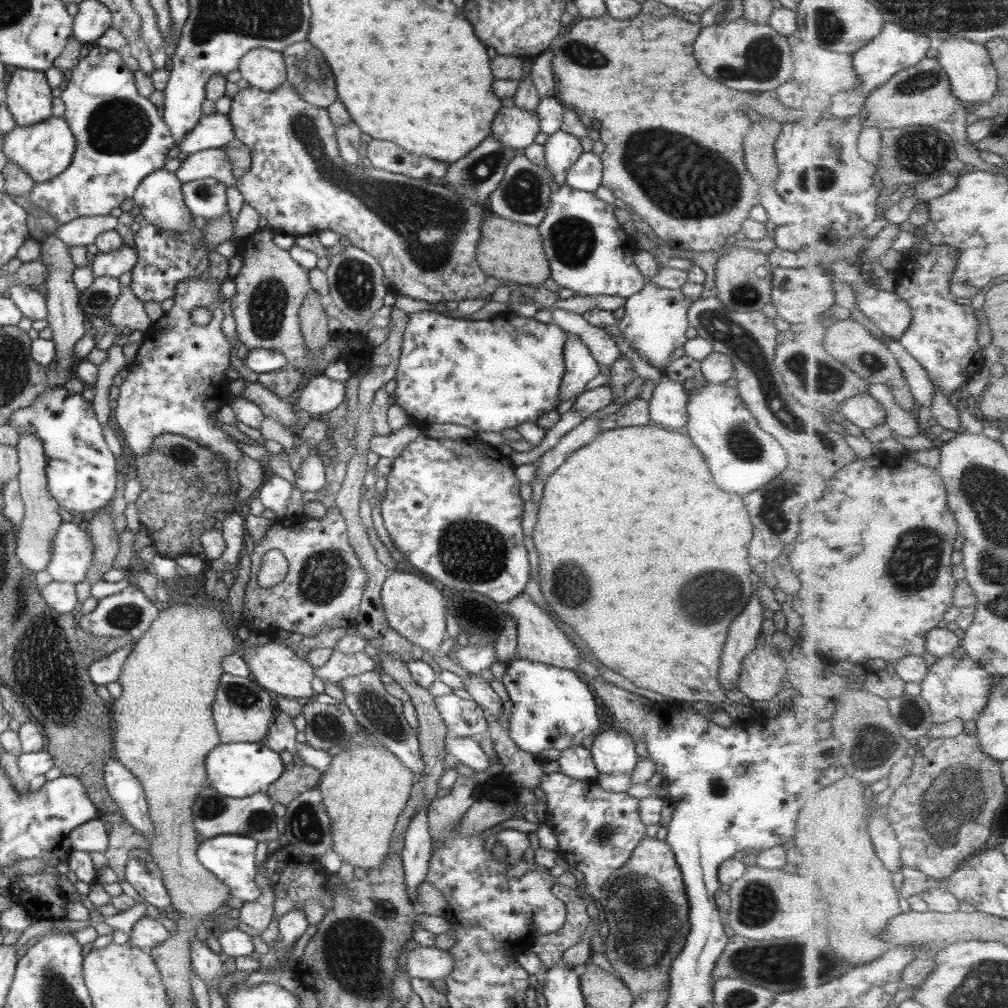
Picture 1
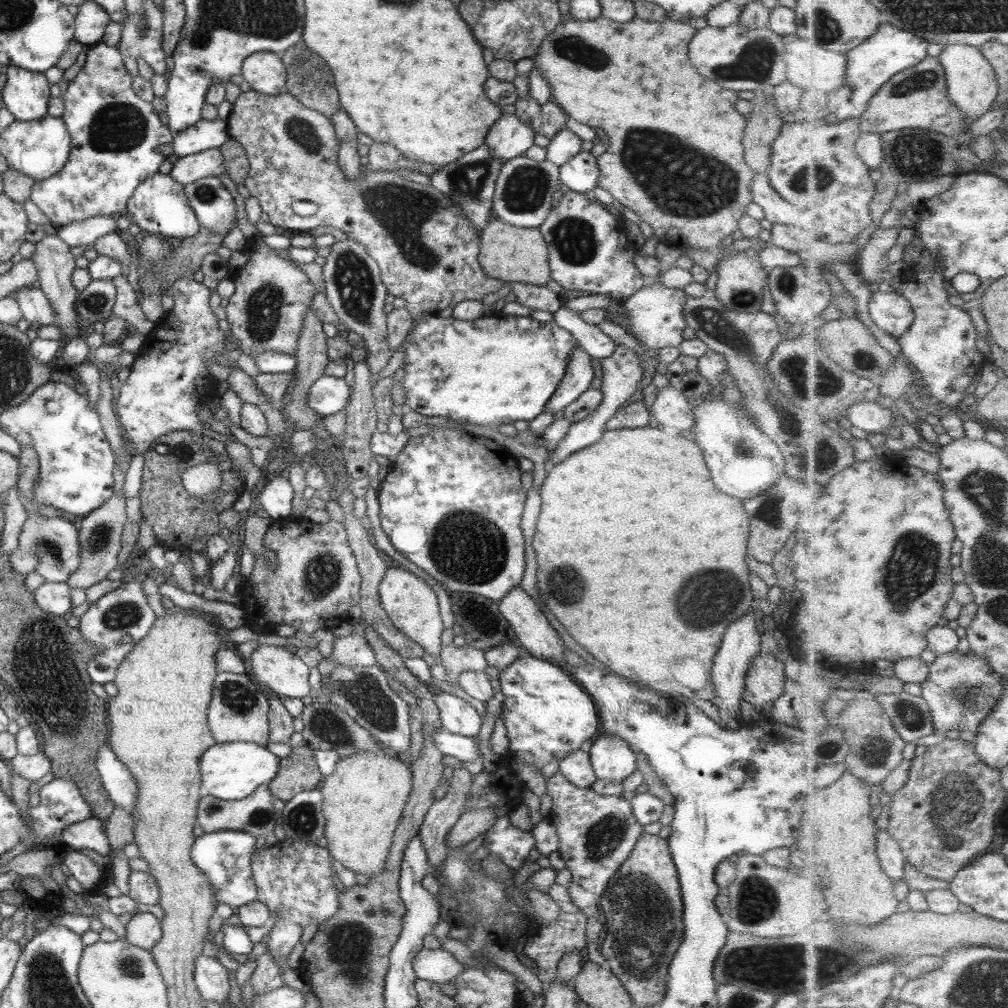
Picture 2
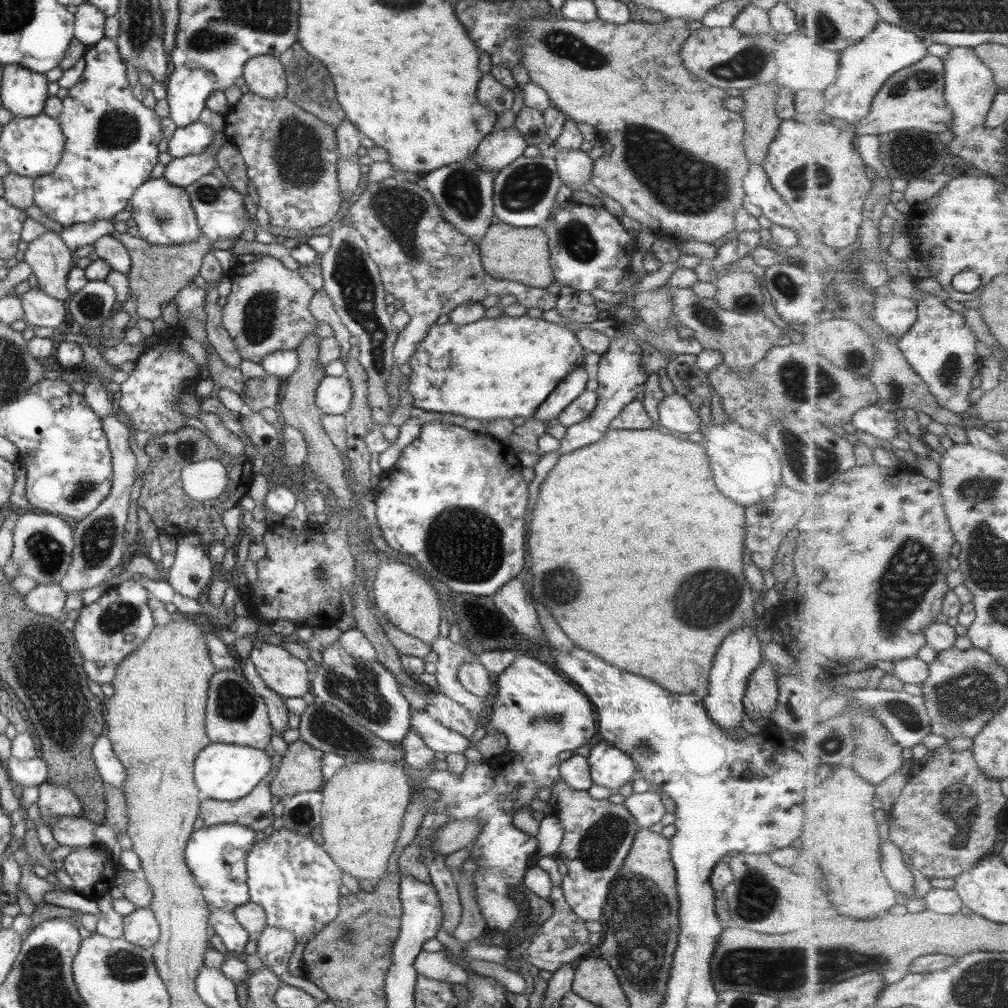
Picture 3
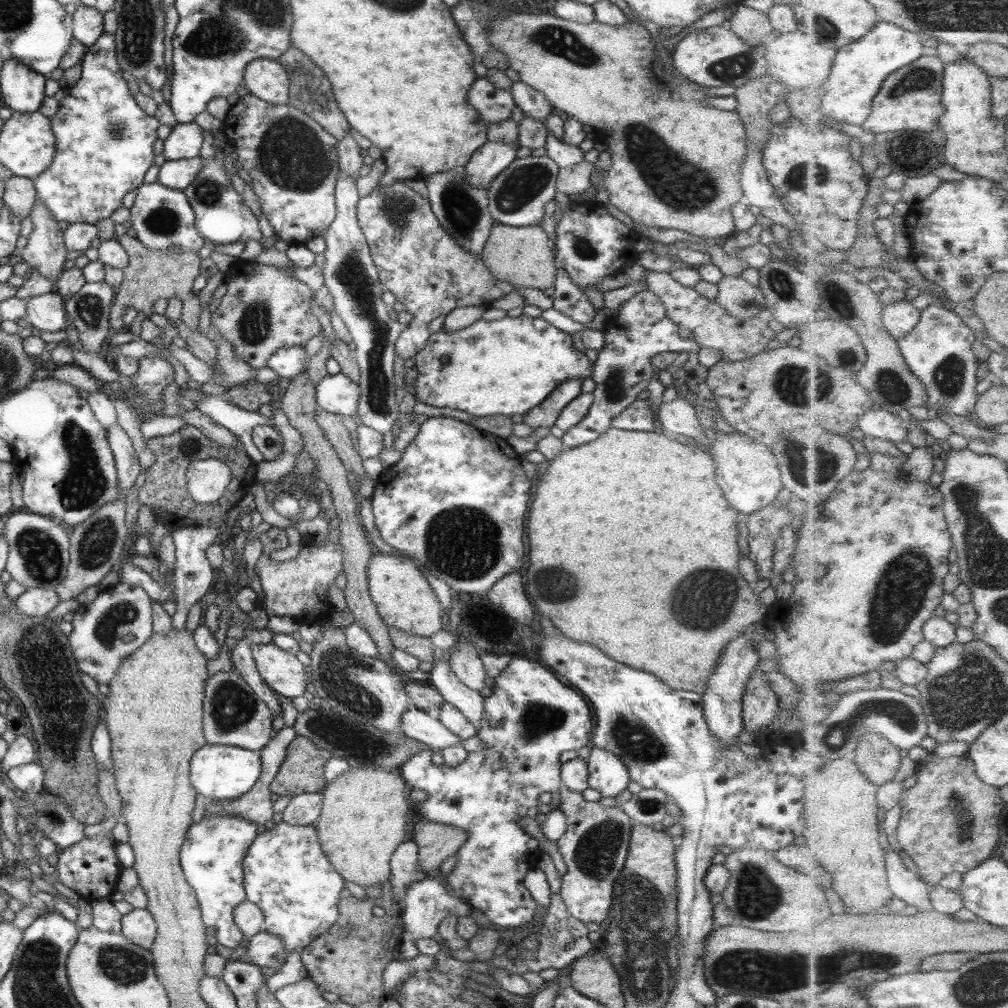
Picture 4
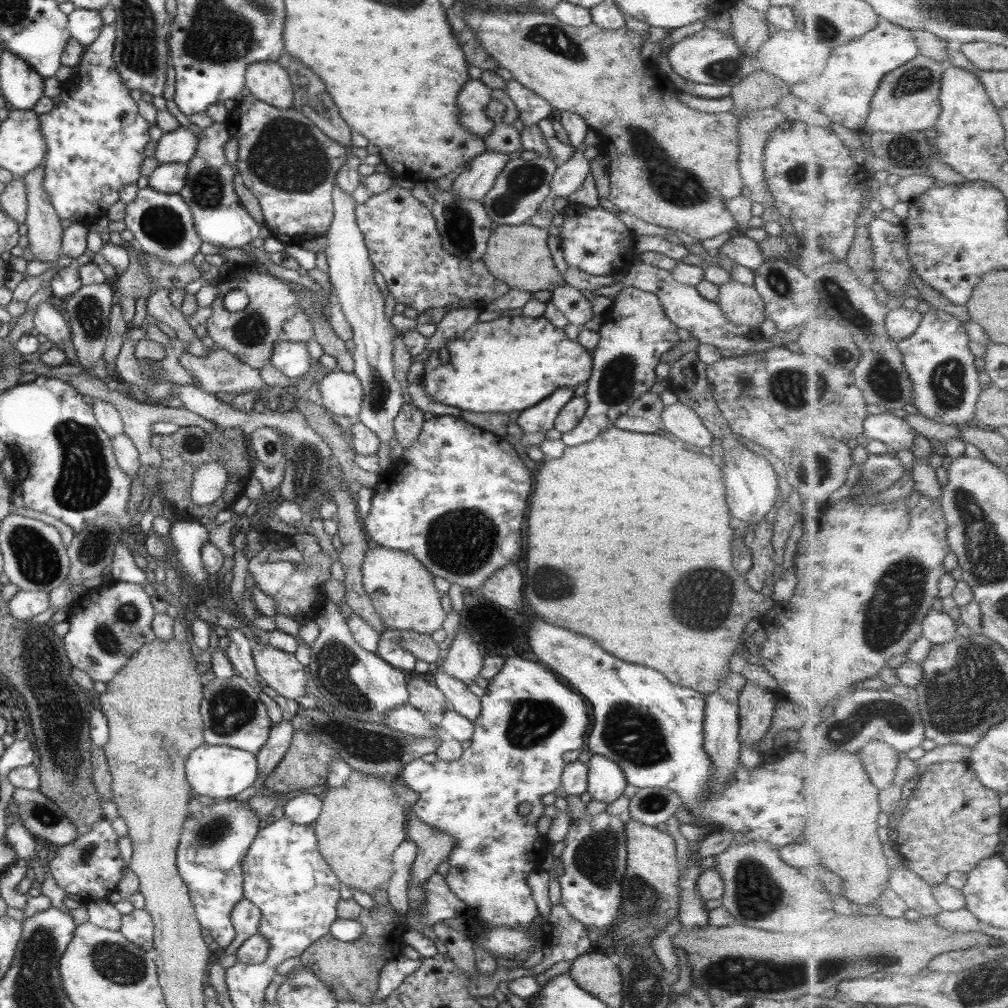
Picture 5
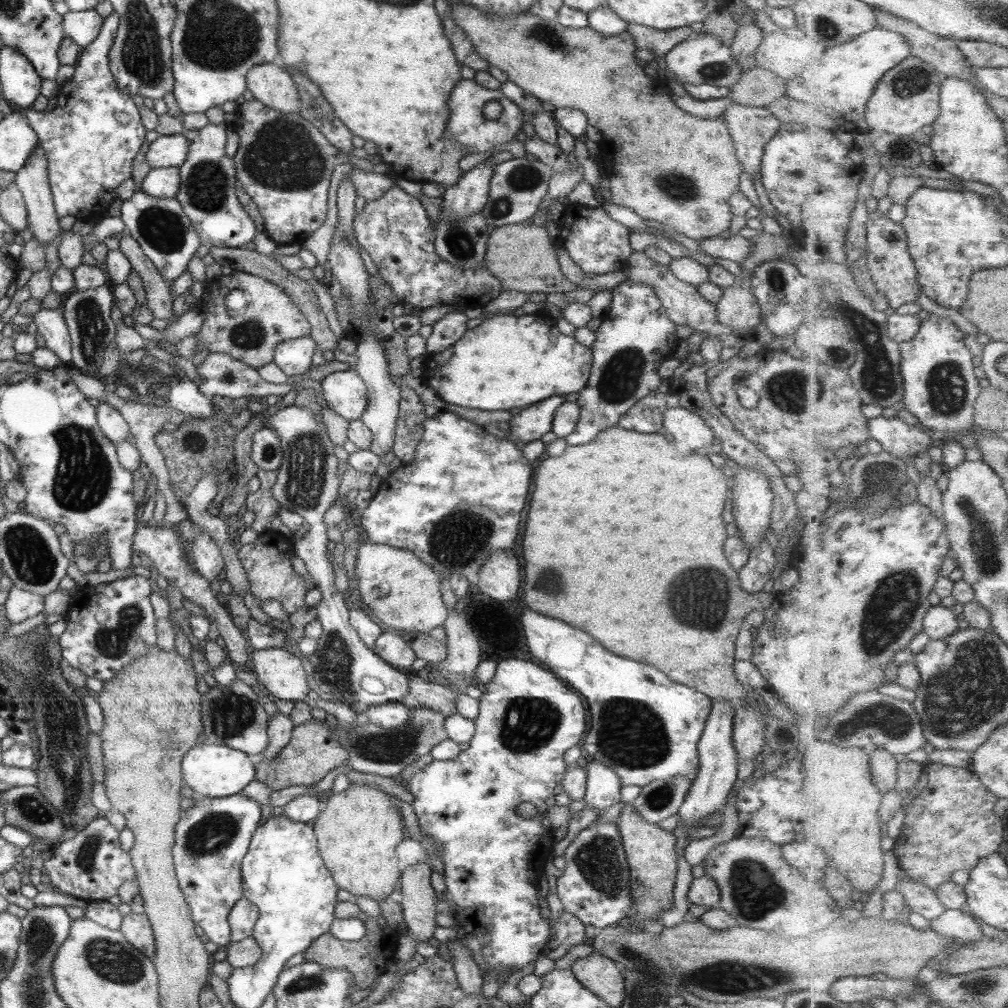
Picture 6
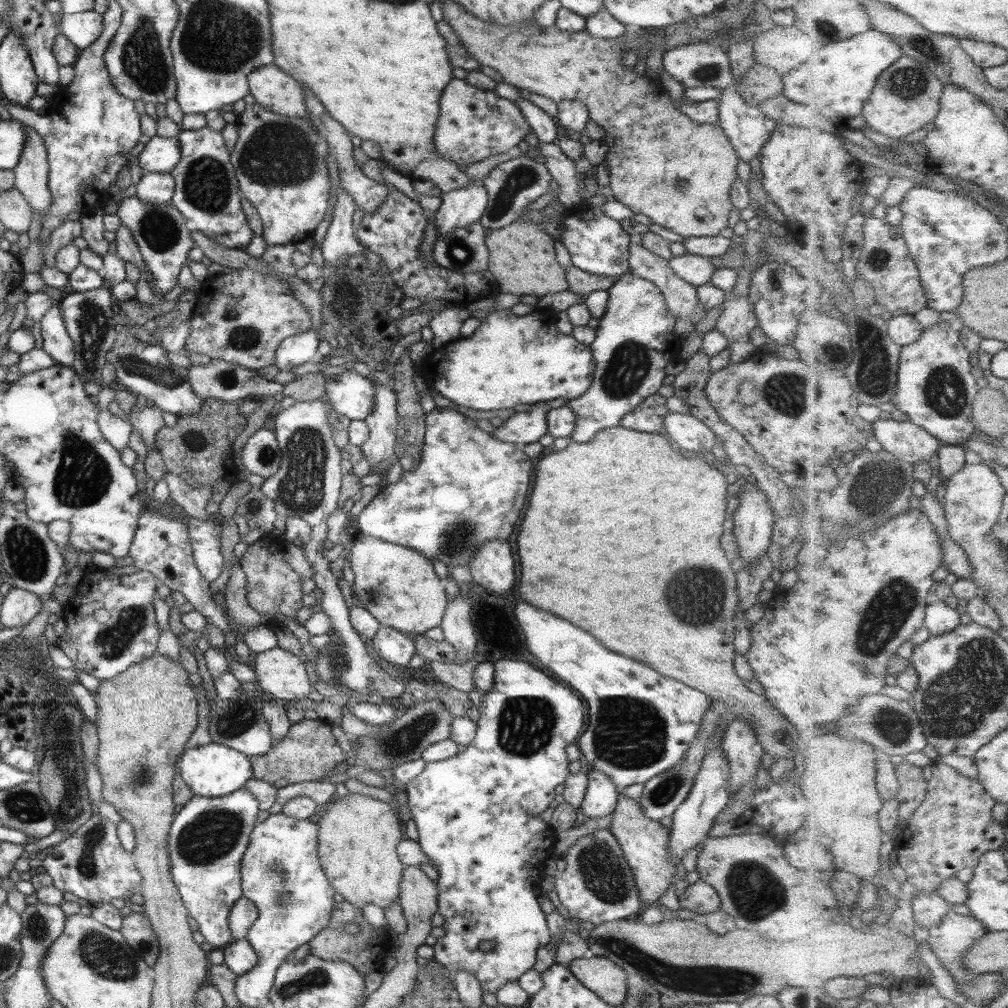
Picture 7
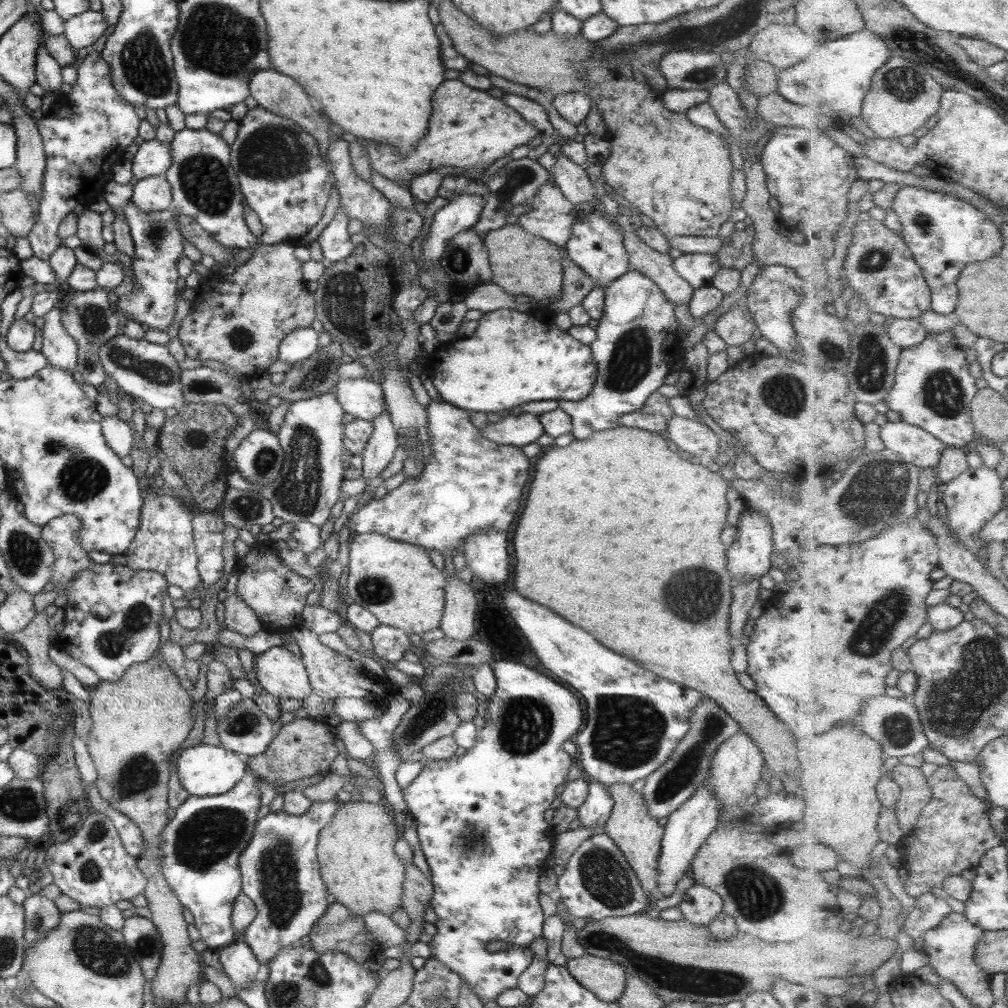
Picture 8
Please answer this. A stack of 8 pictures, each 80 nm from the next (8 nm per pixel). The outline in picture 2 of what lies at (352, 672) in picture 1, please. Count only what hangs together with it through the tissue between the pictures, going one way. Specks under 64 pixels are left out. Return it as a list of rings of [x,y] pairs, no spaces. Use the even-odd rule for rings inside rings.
[[[351,634],[345,638],[333,640],[331,654],[327,663],[332,666],[373,666],[376,665],[373,650],[368,646],[366,640],[360,634]]]

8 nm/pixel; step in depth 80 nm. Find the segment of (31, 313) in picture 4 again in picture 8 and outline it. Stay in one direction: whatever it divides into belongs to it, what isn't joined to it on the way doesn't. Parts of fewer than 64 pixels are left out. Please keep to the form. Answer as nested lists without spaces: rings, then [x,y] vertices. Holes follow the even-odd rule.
[[[52,308],[49,312],[44,314],[44,325],[42,329],[42,345],[40,353],[46,358],[46,364],[53,367],[67,370],[74,374],[77,358],[76,342],[66,333],[66,330],[60,323],[60,310]]]

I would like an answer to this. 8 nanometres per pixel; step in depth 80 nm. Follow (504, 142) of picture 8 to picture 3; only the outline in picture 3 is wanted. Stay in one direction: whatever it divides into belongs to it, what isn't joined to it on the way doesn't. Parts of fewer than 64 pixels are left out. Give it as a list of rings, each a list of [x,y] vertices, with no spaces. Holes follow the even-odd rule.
[[[489,73],[483,75],[477,82],[477,90],[475,90],[477,102],[496,116],[510,110],[513,96],[515,96],[513,89],[501,86]]]

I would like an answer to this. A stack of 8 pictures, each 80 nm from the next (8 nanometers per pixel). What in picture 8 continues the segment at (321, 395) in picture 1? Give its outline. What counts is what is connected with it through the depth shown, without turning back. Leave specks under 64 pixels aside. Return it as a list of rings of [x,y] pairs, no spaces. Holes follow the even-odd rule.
[[[338,379],[332,392],[344,414],[350,414],[354,419],[373,421],[385,409],[382,388],[377,379]]]

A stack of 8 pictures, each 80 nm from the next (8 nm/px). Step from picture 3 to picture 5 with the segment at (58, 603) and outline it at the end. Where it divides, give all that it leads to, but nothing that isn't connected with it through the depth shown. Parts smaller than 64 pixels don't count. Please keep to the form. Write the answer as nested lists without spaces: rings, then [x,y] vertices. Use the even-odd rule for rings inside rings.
[[[18,590],[6,603],[17,621],[27,621],[49,608],[48,593],[42,590]]]

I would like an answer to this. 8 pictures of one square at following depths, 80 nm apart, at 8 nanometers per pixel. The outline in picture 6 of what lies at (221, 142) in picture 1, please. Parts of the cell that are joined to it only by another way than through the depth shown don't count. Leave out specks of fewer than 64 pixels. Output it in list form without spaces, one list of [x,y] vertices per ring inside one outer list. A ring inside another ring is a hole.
[[[183,133],[179,135],[159,135],[149,143],[145,160],[150,169],[178,168],[185,160],[189,143],[185,141]]]

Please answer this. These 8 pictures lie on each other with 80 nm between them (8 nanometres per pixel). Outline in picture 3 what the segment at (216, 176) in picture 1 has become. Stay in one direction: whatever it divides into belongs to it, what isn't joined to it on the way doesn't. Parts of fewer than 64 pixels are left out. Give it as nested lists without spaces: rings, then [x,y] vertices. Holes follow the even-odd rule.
[[[221,132],[215,133],[213,142],[199,155],[188,155],[185,157],[173,158],[165,164],[163,179],[171,186],[179,186],[185,189],[186,186],[205,176],[205,174],[217,173],[217,162],[215,153],[227,142]]]

